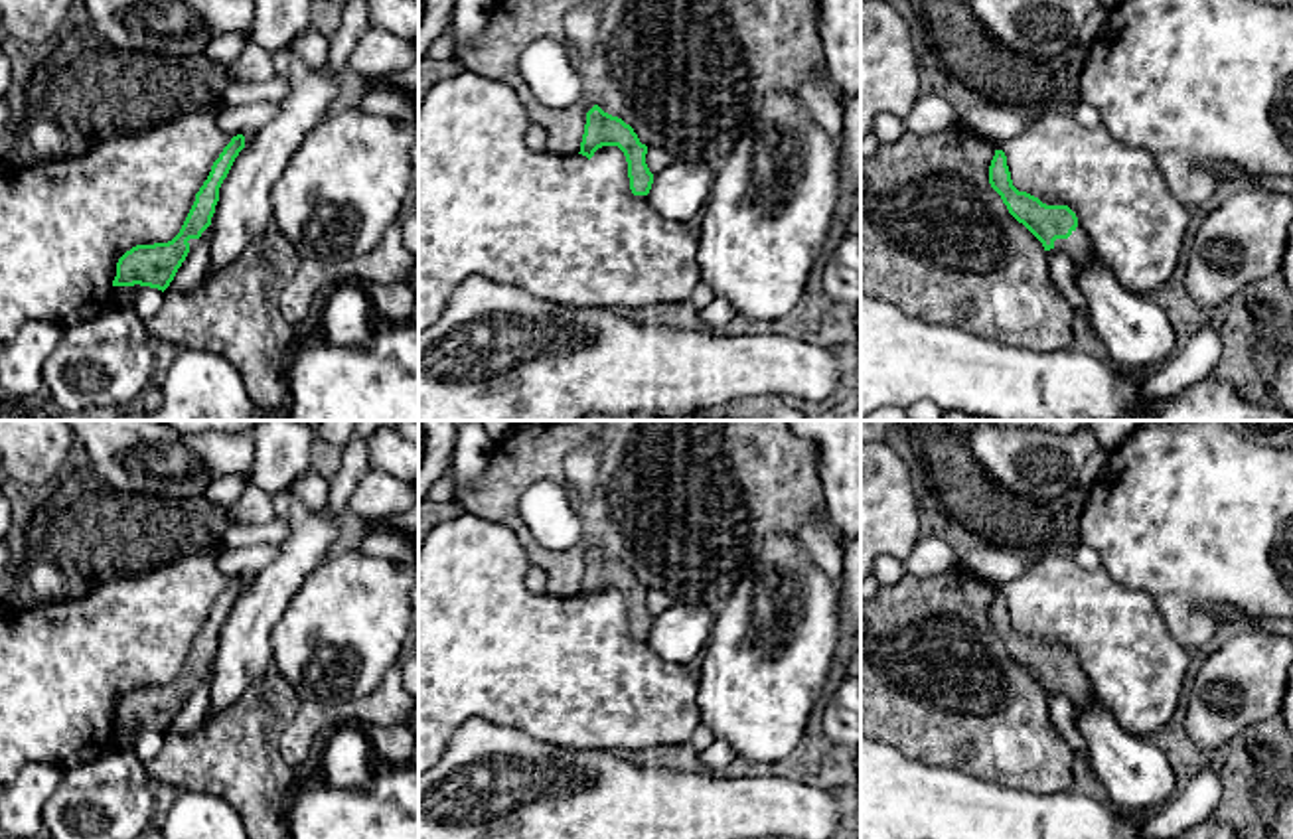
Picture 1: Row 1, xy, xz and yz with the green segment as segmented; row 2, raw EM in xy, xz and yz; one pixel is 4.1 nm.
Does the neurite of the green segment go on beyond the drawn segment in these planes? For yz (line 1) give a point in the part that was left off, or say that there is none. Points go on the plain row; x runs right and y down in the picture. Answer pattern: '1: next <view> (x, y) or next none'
1: next yz (1078, 689)

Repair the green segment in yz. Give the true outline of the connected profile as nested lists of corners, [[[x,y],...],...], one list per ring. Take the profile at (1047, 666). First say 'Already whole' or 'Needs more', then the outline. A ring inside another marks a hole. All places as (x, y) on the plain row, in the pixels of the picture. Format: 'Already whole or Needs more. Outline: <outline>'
Needs more. Outline: [[[995,592],[989,626],[1009,655],[1042,685],[1044,693],[1060,691],[1080,709],[1090,705],[1094,691],[1076,655],[1068,648],[1046,648],[1038,640],[1019,634],[1013,628],[1003,592]]]

